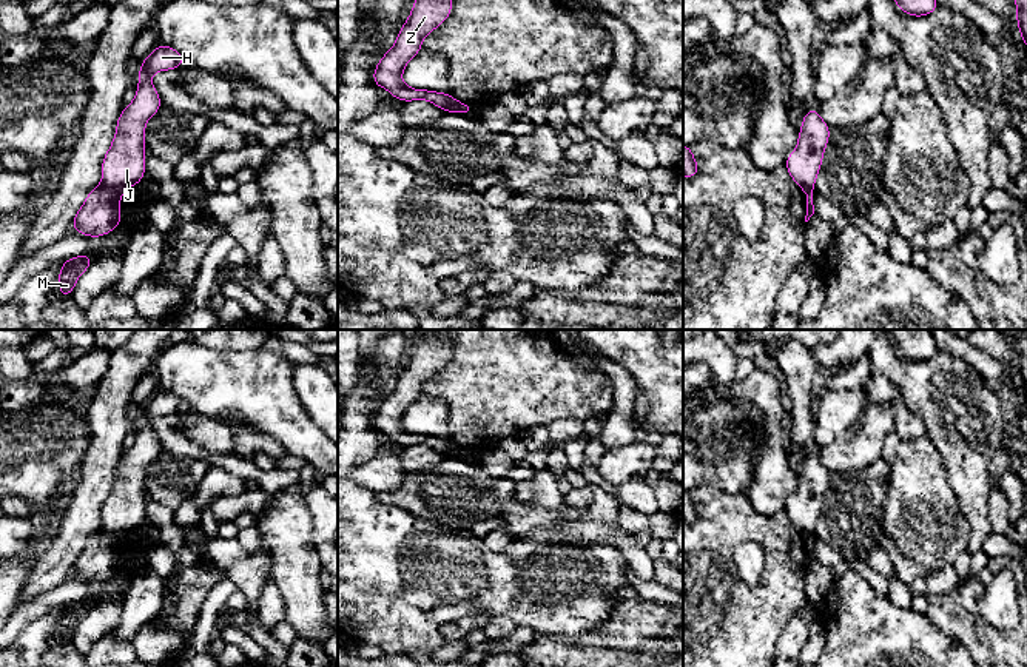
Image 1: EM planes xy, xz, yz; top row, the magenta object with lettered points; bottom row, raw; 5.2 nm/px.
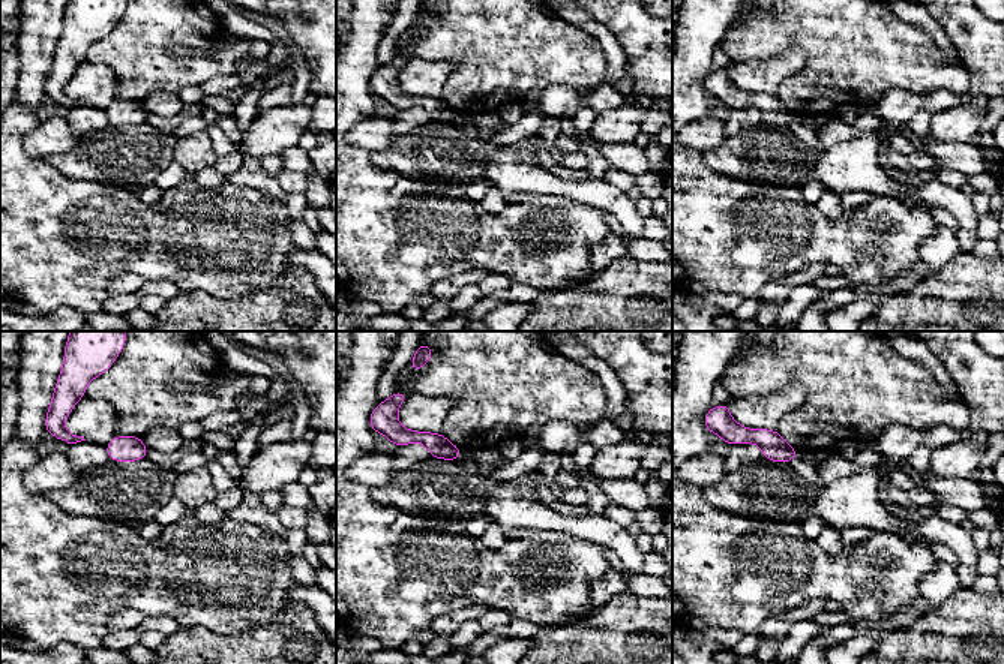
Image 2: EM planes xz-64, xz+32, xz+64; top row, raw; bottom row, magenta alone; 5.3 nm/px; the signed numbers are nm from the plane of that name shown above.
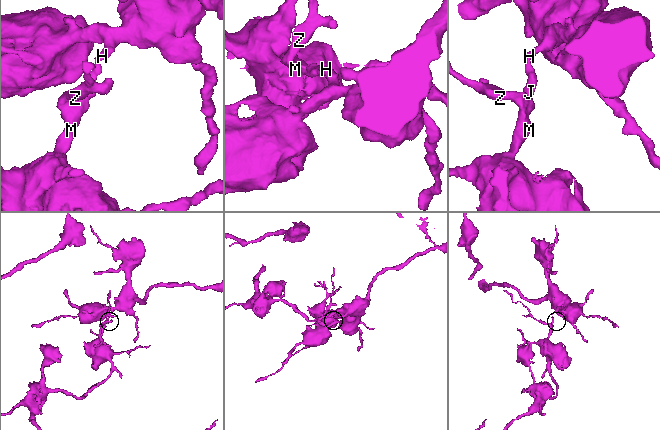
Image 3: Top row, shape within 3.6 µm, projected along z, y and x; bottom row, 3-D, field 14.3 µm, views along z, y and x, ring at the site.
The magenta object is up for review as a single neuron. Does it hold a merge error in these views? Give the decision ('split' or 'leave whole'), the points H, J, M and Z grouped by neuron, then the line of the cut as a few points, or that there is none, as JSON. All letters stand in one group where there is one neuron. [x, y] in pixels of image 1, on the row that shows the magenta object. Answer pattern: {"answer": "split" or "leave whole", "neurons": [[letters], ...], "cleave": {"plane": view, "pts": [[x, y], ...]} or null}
{"answer": "split", "neurons": [["H", "J"], ["M", "Z"]], "cleave": {"plane": "xy", "pts": [[102, 182], [124, 190]]}}

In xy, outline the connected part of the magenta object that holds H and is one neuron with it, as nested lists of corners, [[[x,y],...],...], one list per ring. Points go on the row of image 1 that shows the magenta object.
[[[159,43],[140,63],[136,97],[120,112],[116,136],[102,160],[105,186],[128,189],[145,177],[145,123],[162,108],[160,97],[150,79],[157,71],[173,71],[185,62],[177,49]]]

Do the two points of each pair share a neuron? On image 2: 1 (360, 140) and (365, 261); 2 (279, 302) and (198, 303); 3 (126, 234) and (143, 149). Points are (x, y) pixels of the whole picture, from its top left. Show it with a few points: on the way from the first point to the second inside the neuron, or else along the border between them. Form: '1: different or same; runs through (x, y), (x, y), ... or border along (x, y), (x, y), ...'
1: different; border along (351, 144), (368, 153)
2: same; runs through (260, 311), (218, 311)
3: different; border along (99, 183), (135, 192)

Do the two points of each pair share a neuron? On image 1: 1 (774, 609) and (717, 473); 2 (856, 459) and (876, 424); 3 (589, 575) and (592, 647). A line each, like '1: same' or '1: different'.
1: different
2: same
3: different

